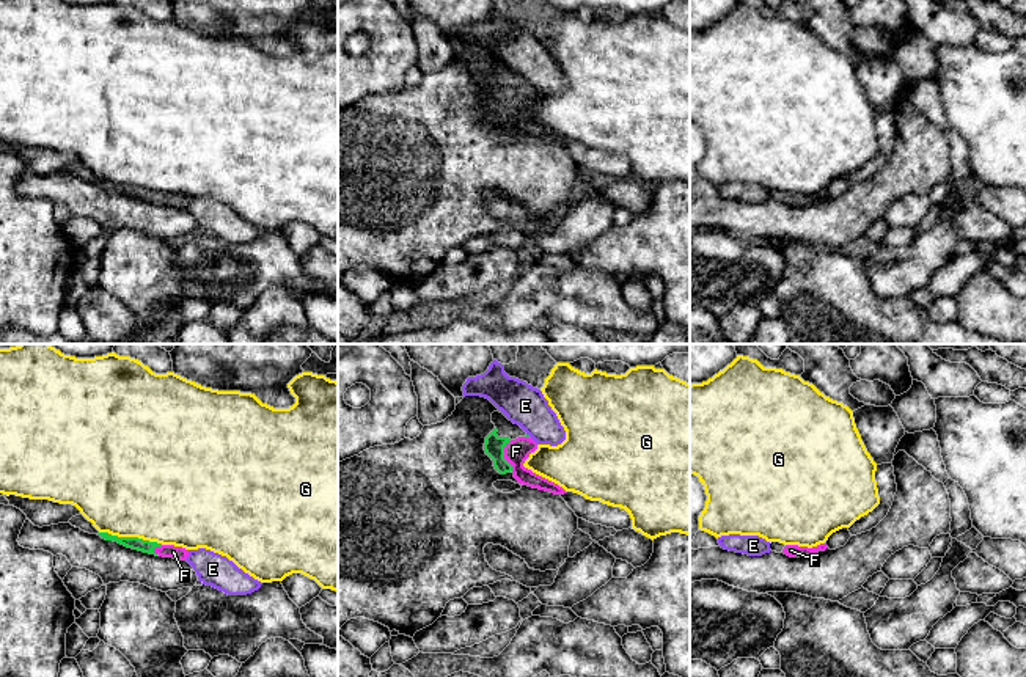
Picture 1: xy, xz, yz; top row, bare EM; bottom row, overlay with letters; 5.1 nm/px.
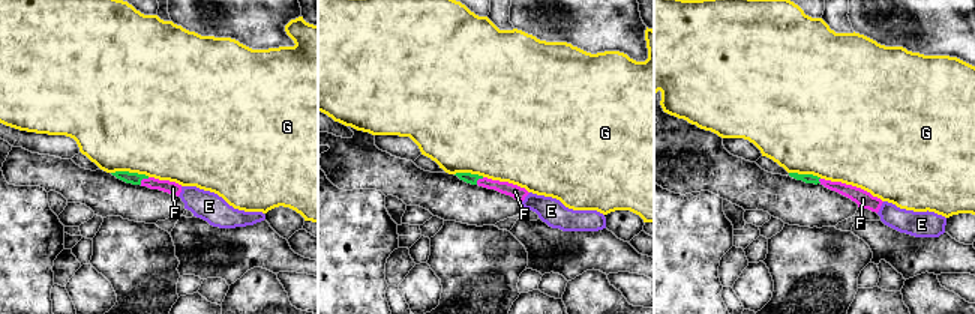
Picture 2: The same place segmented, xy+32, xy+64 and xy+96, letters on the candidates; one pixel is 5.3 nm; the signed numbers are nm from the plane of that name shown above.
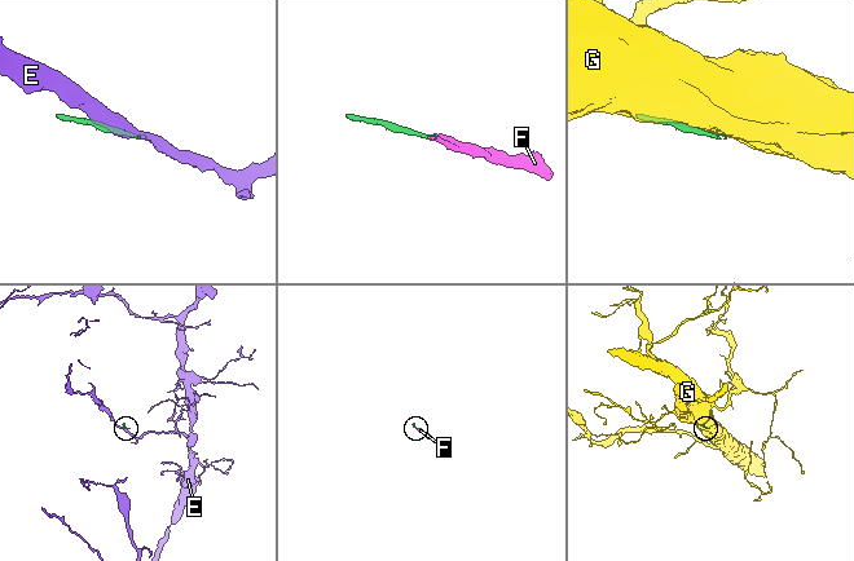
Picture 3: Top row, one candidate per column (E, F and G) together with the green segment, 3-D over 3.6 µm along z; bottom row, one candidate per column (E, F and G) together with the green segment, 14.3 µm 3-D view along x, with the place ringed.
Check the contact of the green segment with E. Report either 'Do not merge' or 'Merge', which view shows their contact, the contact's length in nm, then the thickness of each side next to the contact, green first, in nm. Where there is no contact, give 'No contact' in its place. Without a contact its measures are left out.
Do not merge. Touches green in xz. Shared border 40 nm. Thickness 20 nm (green) against 200 nm

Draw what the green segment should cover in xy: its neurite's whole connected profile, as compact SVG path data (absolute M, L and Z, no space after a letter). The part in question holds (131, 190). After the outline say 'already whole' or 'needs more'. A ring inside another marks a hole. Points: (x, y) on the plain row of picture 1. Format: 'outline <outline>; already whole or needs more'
outline M99 181L97 184L101 184L105 188L113 188L127 196L138 198L138 199L149 201L149 203L159 203L163 206L173 206L173 207L181 207L181 209L187 209L187 204L189 204L189 198L182 195L162 193L157 190L138 187L138 185L118 185L108 181Z; needs more

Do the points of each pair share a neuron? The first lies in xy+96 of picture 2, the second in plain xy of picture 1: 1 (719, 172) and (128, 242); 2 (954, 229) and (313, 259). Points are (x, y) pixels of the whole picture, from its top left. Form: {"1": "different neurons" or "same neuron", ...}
{"1": "different neurons", "2": "different neurons"}

